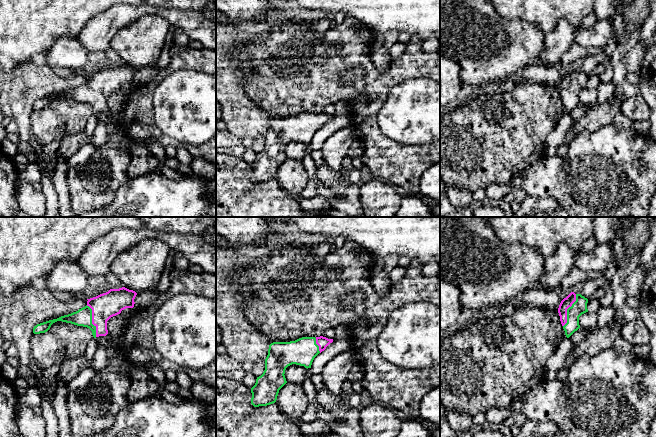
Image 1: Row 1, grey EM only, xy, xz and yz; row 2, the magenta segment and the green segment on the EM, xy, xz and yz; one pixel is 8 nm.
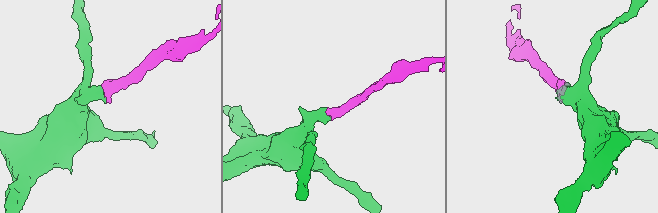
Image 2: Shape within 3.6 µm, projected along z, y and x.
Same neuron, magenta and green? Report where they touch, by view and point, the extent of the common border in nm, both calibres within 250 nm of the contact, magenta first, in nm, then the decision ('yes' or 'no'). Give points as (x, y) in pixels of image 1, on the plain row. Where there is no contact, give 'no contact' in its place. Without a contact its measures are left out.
contact xy (92, 96); length 260 nm; calibres 200 and 140 nm; yes

